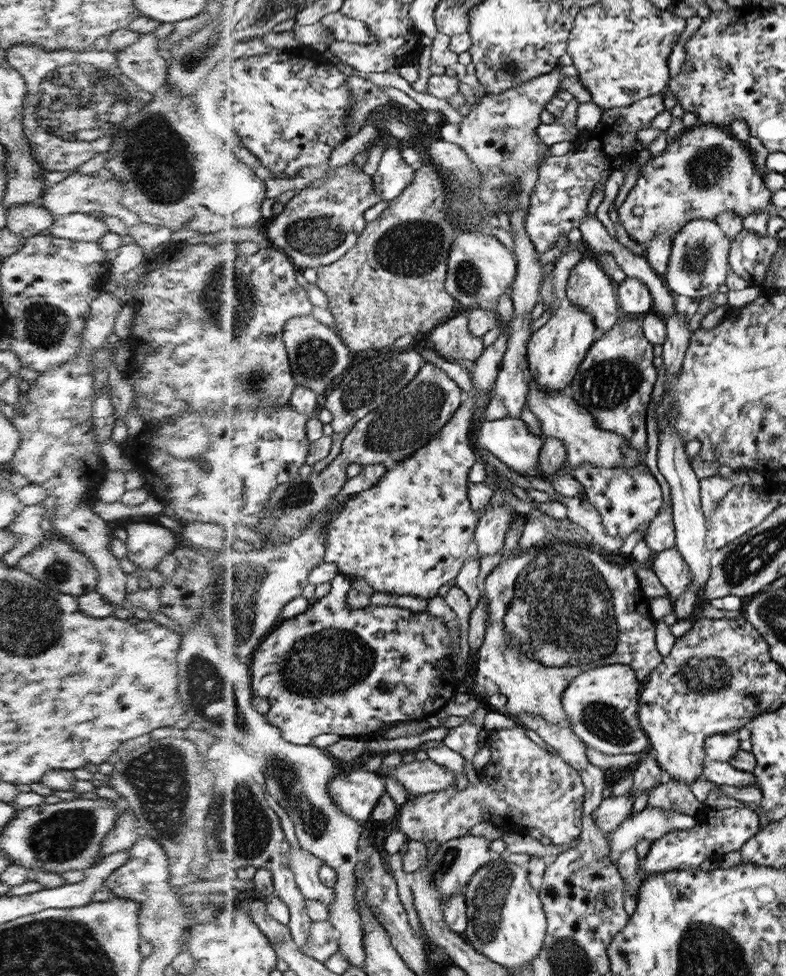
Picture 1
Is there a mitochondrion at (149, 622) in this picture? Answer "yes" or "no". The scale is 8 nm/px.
no

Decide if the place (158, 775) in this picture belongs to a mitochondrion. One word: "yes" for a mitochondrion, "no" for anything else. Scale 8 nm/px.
yes

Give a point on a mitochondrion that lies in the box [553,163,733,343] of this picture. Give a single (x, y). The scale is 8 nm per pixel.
(695, 257)

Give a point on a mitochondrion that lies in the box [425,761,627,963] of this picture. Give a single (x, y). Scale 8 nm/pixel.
(489, 894)

